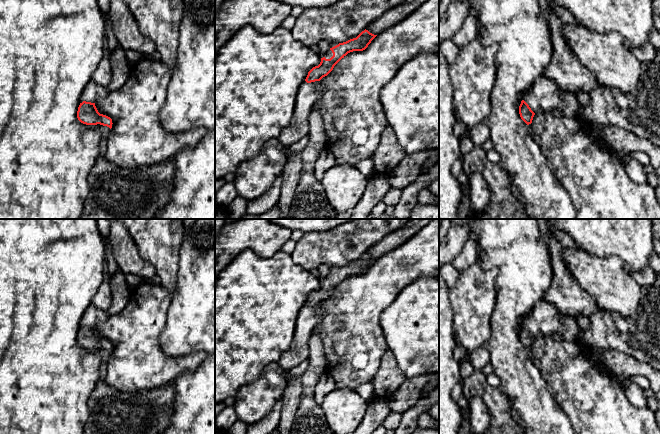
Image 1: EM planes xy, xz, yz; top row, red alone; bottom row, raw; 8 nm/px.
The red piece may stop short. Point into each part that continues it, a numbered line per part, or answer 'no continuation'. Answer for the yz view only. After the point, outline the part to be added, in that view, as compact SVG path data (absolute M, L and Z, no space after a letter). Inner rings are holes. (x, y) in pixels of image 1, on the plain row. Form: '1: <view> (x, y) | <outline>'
1: yz (545, 318) | M544 300L535 304L532 311L523 318L522 324L534 337L543 334L571 342L580 341L580 326L576 317L562 313L553 304Z

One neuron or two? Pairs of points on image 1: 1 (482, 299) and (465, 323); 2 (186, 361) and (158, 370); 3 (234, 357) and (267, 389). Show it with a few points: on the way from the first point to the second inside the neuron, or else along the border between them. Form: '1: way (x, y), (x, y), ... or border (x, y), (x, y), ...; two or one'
1: way (476, 305), (472, 309), (471, 317); one
2: way (179, 365), (165, 369); one
3: border (263, 372), (251, 382), (244, 384), (237, 392); two

